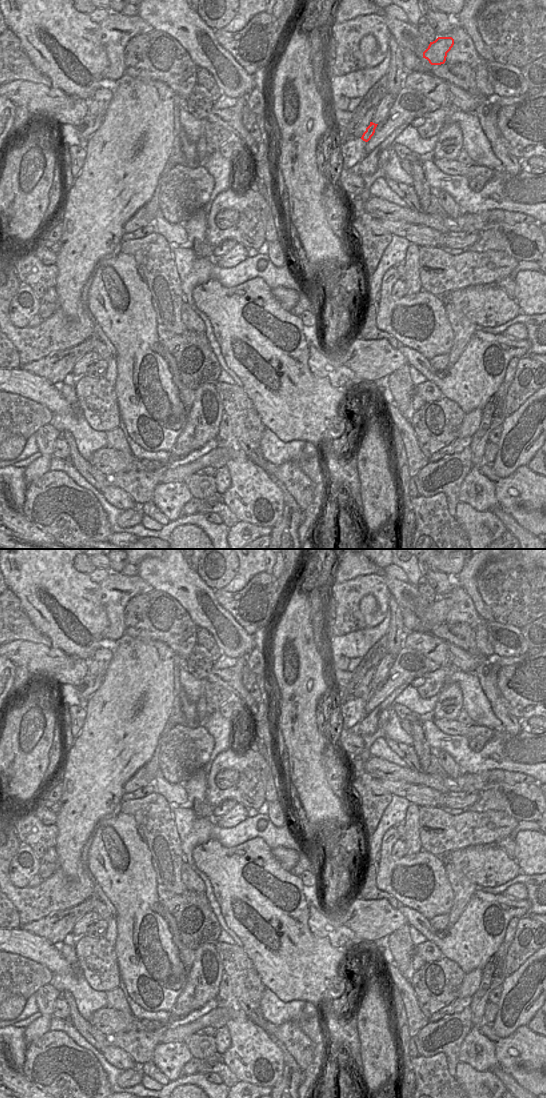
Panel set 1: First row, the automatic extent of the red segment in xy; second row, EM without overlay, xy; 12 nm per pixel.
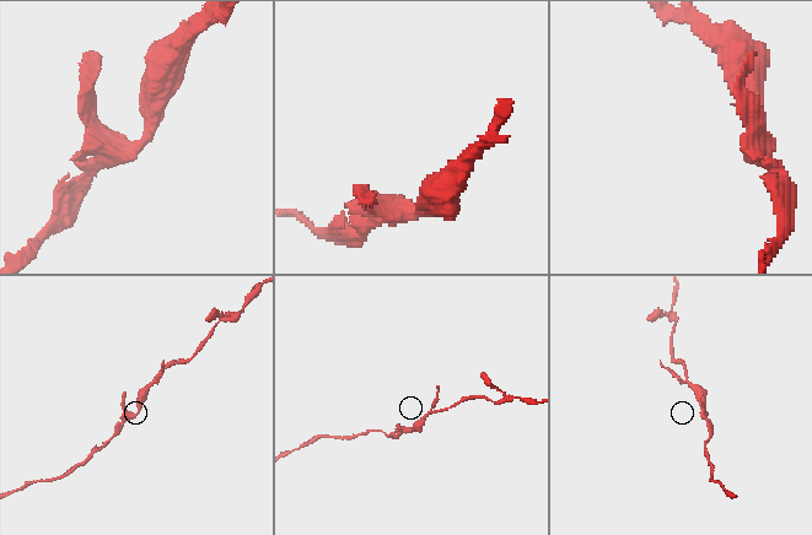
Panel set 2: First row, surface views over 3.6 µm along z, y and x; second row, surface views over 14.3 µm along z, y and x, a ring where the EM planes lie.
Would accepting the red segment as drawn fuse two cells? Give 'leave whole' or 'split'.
split

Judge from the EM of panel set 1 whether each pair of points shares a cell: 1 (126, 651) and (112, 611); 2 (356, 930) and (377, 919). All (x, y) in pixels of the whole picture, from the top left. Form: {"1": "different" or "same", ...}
{"1": "different", "2": "same"}

